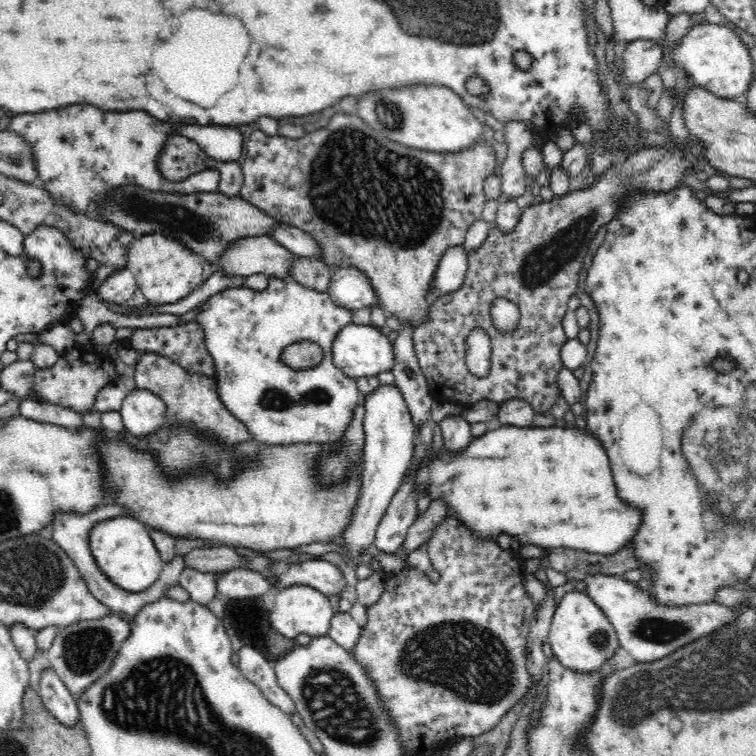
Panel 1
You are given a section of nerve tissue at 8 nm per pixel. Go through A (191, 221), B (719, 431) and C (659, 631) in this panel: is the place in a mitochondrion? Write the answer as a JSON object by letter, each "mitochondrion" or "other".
{"A":"mitochondrion","B":"mitochondrion","C":"mitochondrion"}

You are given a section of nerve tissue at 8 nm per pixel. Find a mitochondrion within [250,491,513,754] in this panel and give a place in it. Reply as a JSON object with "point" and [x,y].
{"point":[334,701]}

